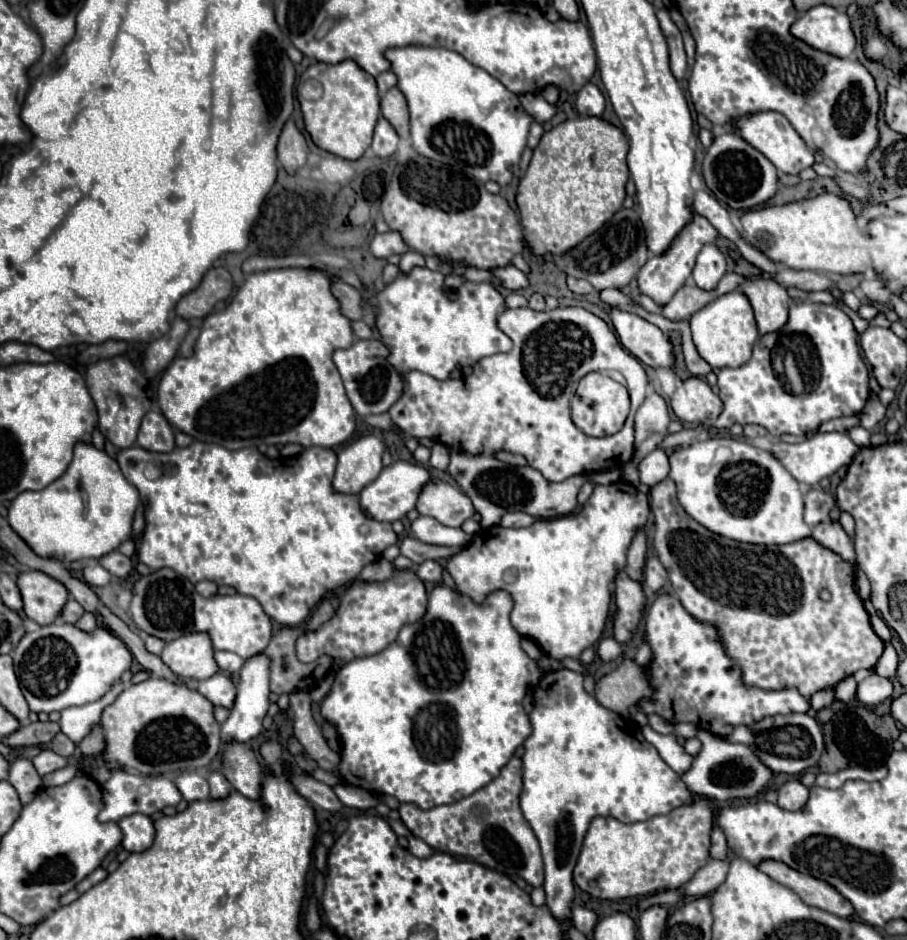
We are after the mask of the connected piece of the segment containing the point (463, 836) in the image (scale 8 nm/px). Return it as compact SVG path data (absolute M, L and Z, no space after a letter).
M512 757L494 781L452 805L440 805L424 811L418 809L416 805L404 803L400 805L398 813L404 825L410 829L410 833L426 841L432 849L450 855L470 857L472 861L488 869L494 869L510 877L522 877L526 883L536 887L542 885L544 881L542 855L538 839L530 823L522 815L518 803L520 791L522 791L522 761Z

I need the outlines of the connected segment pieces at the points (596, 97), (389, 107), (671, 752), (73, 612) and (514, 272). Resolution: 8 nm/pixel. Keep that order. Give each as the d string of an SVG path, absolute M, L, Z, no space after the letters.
M586 83L576 95L576 109L584 117L600 117L604 113L606 99L594 83Z
M398 87L388 89L382 95L380 109L382 109L382 115L396 129L396 133L402 139L408 139L410 137L410 131L408 131L408 105L406 105L406 99L404 99L404 95L402 95L402 91Z
M646 725L646 727L642 729L642 735L644 735L644 739L646 739L648 743L652 743L652 745L658 749L660 757L662 757L676 773L684 773L684 771L690 769L692 755L684 753L682 745L676 741L674 735L660 735L660 733L656 733L650 725Z
M72 597L66 601L66 605L64 605L64 609L62 609L62 613L60 613L60 619L62 621L66 621L66 623L76 623L78 621L78 617L84 613L84 609L82 609L82 605L80 603L76 603Z
M506 265L506 267L500 267L496 271L492 271L492 275L500 281L502 287L510 289L510 291L518 291L518 289L524 289L528 285L528 279L522 271L518 271L514 265Z

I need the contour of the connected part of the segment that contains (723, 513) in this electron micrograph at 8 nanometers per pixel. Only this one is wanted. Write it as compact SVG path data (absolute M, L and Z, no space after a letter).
M730 439L730 461L714 463L716 447L716 441L694 443L670 455L670 477L676 483L678 501L692 519L722 537L758 545L782 545L812 535L812 527L802 519L804 505L798 481L772 453Z

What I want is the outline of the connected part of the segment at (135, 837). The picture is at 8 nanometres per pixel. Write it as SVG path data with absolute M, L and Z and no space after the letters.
M130 815L118 821L124 839L122 839L122 847L130 853L134 851L146 851L152 841L154 841L154 823L150 817L146 815Z

